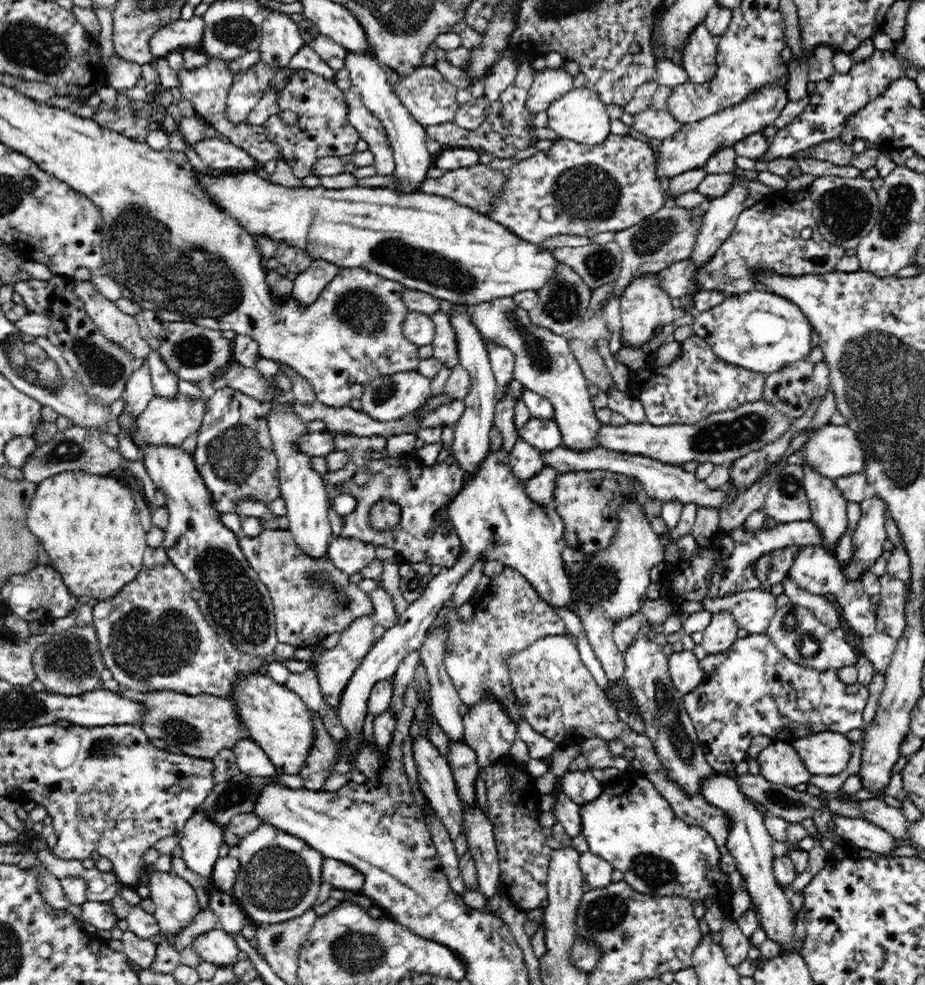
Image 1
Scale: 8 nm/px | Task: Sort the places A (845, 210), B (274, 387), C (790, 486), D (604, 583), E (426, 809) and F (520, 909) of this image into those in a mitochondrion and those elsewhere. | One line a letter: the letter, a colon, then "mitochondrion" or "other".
A: mitochondrion
B: other
C: mitochondrion
D: mitochondrion
E: other
F: other

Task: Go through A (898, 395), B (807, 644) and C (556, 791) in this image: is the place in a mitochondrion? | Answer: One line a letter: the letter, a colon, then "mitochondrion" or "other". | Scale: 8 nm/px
A: mitochondrion
B: mitochondrion
C: other

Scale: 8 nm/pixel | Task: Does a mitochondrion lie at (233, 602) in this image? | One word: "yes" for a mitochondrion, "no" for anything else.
yes

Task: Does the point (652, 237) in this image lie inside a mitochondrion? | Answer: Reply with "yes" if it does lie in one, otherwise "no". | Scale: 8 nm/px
yes

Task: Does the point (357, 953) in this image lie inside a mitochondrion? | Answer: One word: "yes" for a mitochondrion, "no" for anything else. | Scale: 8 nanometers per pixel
yes

